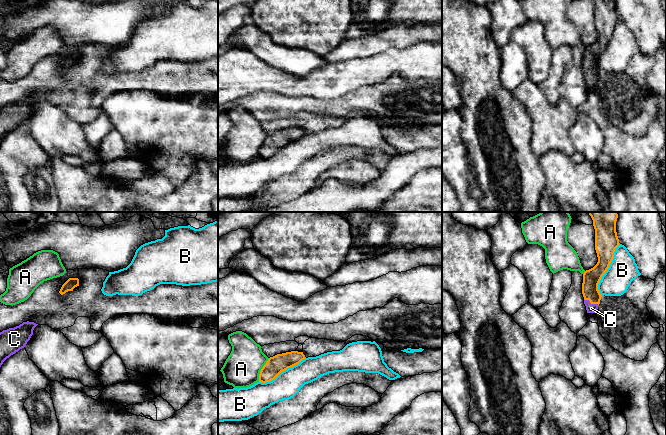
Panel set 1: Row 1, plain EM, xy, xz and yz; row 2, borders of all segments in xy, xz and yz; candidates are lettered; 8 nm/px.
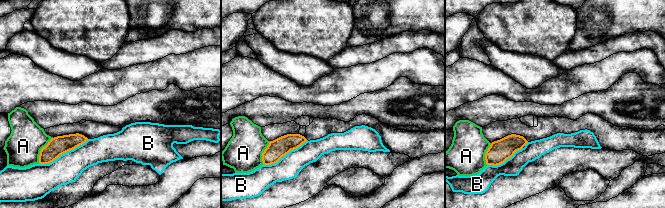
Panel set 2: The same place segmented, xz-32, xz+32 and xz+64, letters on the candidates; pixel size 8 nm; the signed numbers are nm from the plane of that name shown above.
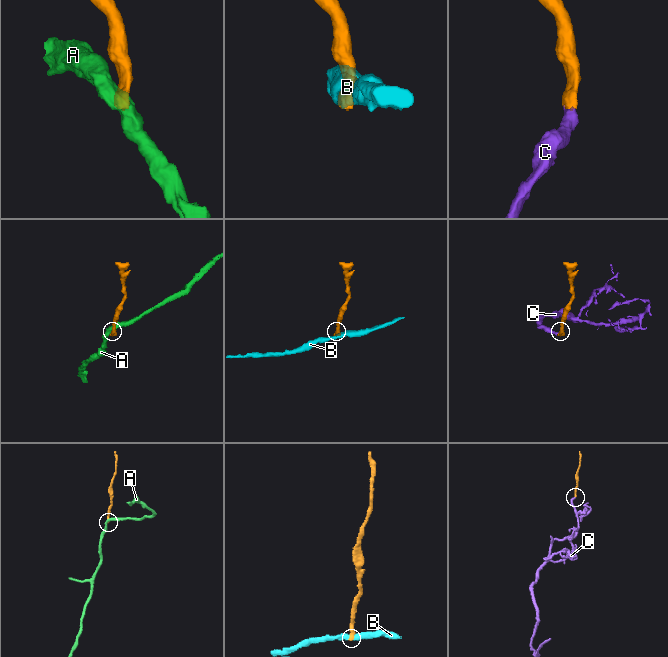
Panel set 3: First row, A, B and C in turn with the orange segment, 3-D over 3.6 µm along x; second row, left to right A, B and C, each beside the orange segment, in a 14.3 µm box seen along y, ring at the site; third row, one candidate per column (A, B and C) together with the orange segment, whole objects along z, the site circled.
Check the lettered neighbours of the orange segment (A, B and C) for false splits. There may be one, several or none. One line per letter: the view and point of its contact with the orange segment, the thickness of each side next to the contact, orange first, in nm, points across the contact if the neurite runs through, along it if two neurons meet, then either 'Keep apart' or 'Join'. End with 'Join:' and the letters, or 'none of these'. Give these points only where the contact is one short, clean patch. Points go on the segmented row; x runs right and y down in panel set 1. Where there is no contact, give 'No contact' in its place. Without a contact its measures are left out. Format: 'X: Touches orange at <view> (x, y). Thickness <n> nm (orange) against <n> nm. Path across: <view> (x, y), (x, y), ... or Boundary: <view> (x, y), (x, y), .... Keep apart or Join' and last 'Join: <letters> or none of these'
A: Touches orange at xz (261, 370). Thickness 150 nm (orange) against 300 nm. Boundary: xz (269, 358), (260, 371), (258, 381). Keep apart
B: Touches orange at yz (607, 268). Thickness 190 nm (orange) against 220 nm. Keep apart
C: Touches orange at yz (591, 303). Thickness 140 nm (orange) against 80 nm. Path across: yz (591, 278), (591, 303), (591, 308). Join
Join: C

